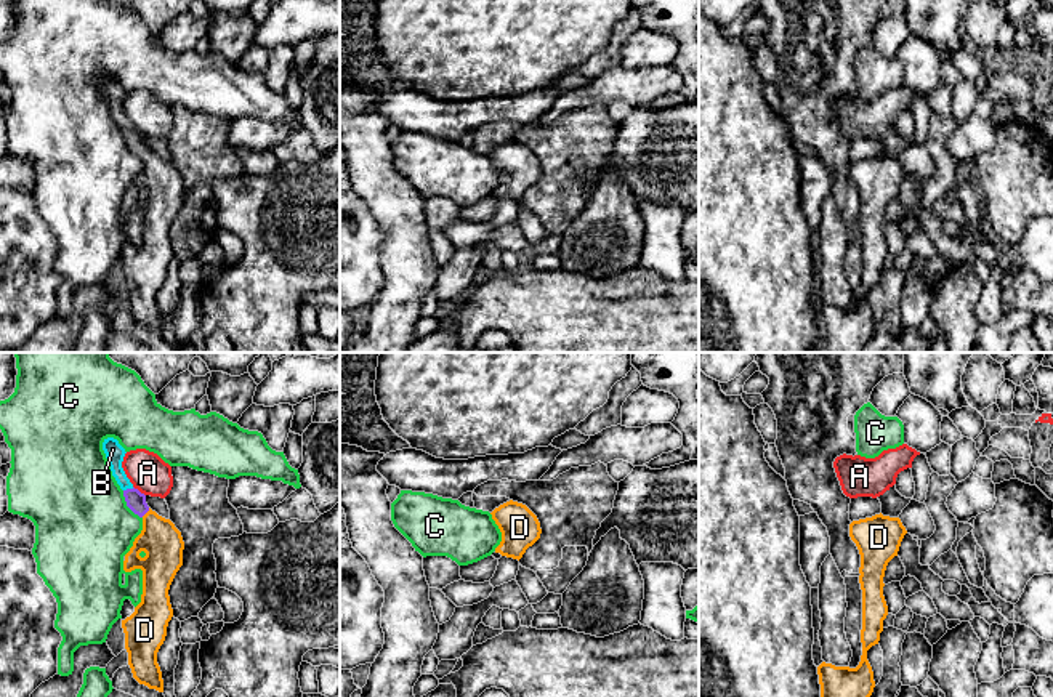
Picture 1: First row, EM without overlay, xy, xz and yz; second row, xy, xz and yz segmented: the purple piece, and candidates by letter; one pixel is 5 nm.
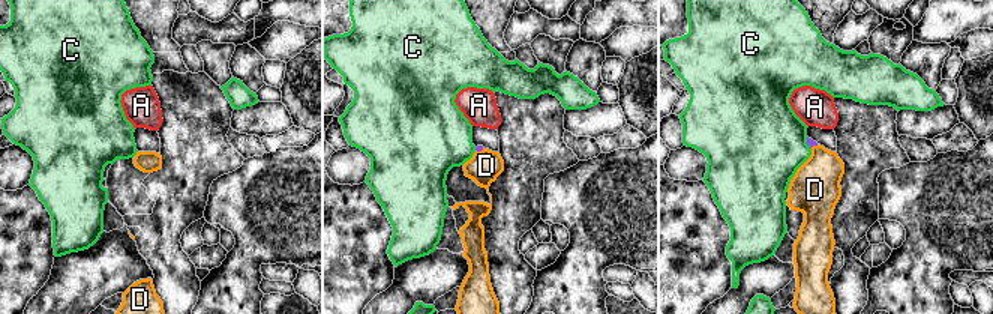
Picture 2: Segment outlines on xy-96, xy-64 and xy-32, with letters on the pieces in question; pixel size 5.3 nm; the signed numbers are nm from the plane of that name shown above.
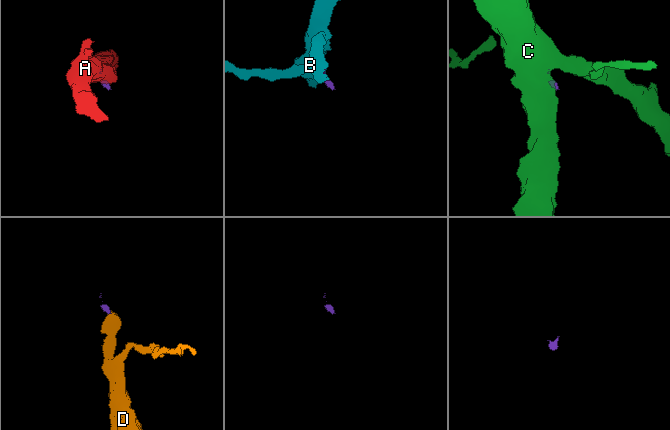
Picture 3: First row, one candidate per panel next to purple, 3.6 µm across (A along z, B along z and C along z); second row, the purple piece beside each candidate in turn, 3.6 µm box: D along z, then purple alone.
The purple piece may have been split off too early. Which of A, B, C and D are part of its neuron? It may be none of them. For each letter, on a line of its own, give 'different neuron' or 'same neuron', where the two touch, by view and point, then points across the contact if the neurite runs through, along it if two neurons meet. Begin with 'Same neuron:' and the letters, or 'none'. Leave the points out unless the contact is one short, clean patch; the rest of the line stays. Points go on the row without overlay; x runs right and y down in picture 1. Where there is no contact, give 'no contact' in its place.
Same neuron: B, D
A: different neuron; meets purple in xy at (138, 132)
B: same neuron; meets purple in xy at (129, 130); runs through xy (135, 141), (129, 130), (116, 109), (114, 93)
C: different neuron; meets purple in xy at (127, 146); border along xy (122, 132), (125, 145), (141, 159)
D: same neuron; meets purple in xy at (145, 154); runs through xy (135, 141), (145, 154), (161, 181)

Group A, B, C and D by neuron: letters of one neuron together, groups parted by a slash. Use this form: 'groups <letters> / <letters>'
groups A / B D / C

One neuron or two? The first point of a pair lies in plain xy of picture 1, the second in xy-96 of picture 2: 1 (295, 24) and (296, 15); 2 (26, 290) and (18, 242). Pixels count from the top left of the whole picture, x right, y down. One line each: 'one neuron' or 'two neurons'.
1: one neuron
2: one neuron

